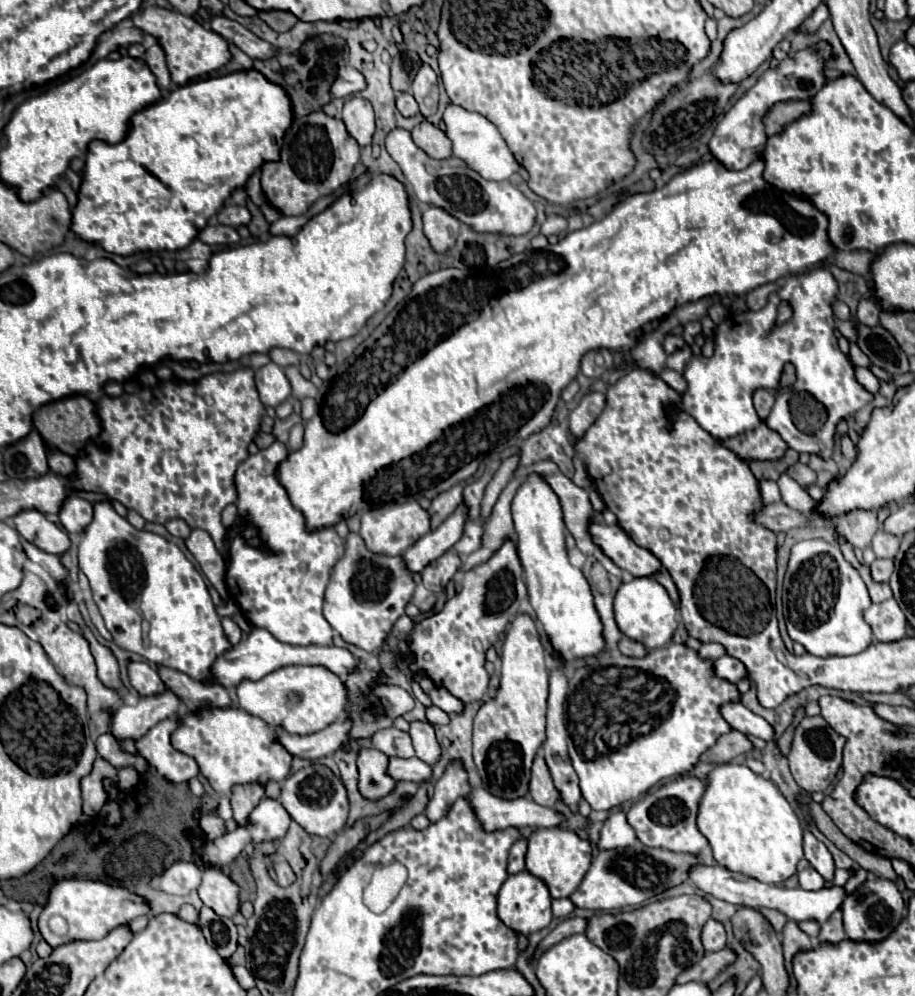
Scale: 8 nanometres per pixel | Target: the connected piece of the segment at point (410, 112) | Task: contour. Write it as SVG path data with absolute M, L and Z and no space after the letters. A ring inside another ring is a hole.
M397 92L397 110L403 114L403 116L415 116L419 112L417 108L417 102L415 98L409 94L409 92Z

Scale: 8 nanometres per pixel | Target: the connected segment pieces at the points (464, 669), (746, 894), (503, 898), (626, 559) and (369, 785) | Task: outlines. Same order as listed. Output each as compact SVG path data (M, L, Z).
M505 540L505 544L487 562L465 574L461 592L447 600L441 612L427 616L417 626L413 626L411 618L403 614L391 632L391 640L411 640L411 650L415 652L417 660L409 660L409 668L415 674L415 680L419 680L417 670L423 668L435 684L445 686L459 700L475 702L483 698L483 692L489 684L489 674L483 668L485 652L497 642L499 634L503 634L509 622L517 616L519 604L525 598L527 590L523 568L515 544Z
M697 864L689 868L689 880L701 888L707 894L713 894L719 900L731 902L735 906L751 906L751 908L775 908L779 912L783 912L787 918L795 920L795 922L803 922L803 920L817 920L817 922L825 922L845 900L845 890L841 886L831 886L831 888L821 888L819 892L809 892L803 888L785 888L785 886L775 886L775 884L763 884L755 878L725 870L723 866L715 864L715 866L705 866L705 864Z
M527 870L511 874L505 884L499 890L499 918L503 920L505 926L513 928L517 934L533 934L541 928L545 928L553 914L551 914L551 896L549 896L549 888L545 886L545 882L541 882L541 878L529 874Z
M591 524L591 536L619 568L627 570L635 578L653 576L661 570L661 562L649 550L637 546L619 526Z
M361 748L357 752L359 790L365 798L377 800L395 788L395 780L385 774L389 758L375 748Z

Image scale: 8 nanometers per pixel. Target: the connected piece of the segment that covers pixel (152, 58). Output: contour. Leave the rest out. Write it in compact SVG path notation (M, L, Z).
M153 44L147 52L145 52L145 62L151 68L151 72L157 76L159 86L169 86L171 84L171 76L167 70L167 62L165 62L165 52L161 48L161 44Z

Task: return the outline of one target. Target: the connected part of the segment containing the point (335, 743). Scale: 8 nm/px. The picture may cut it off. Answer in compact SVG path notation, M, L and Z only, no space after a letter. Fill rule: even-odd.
M345 718L329 724L325 730L307 734L307 736L297 736L297 734L289 734L283 732L279 736L281 744L299 758L321 758L321 756L331 756L337 748L341 748L341 744L345 742L345 738L349 738L349 722L345 722Z

